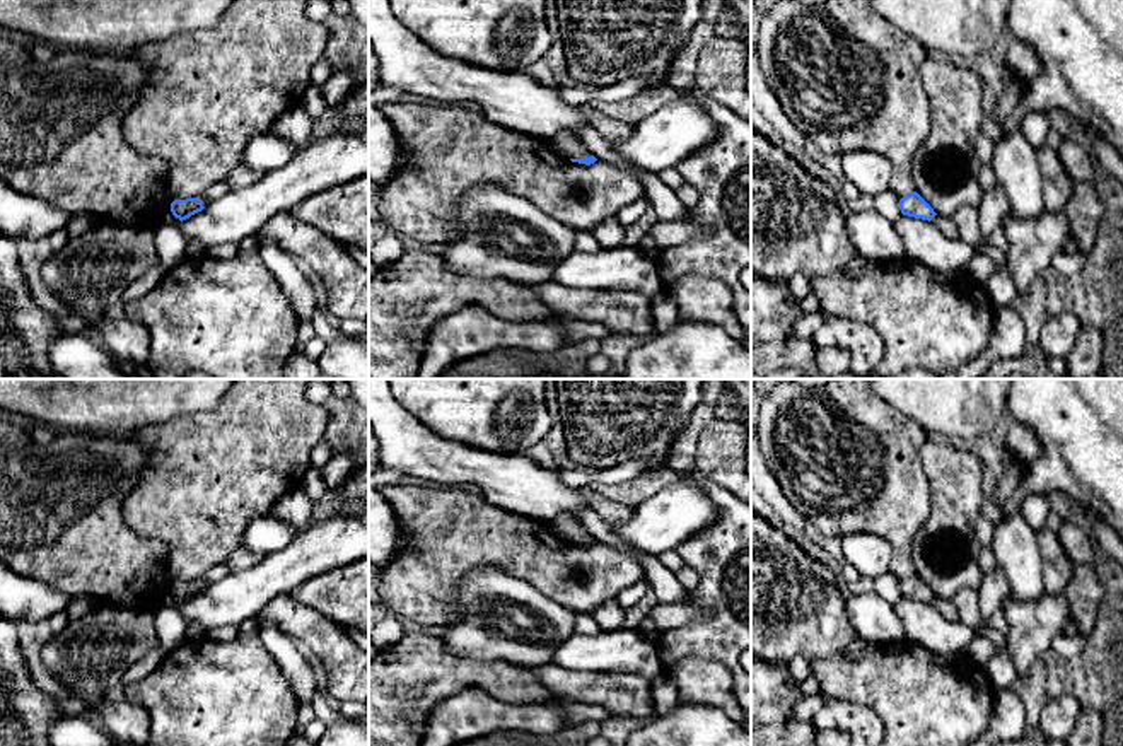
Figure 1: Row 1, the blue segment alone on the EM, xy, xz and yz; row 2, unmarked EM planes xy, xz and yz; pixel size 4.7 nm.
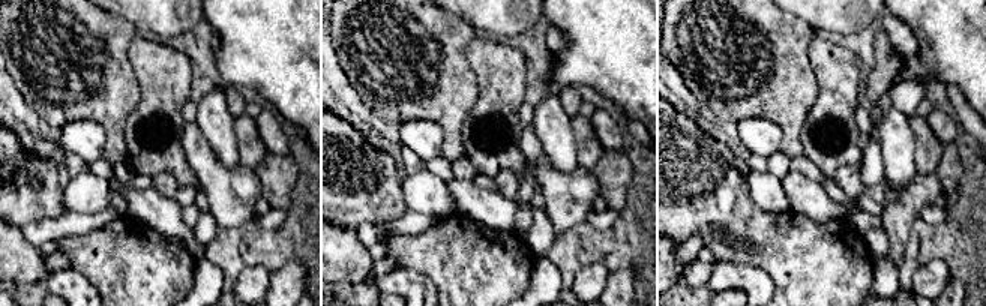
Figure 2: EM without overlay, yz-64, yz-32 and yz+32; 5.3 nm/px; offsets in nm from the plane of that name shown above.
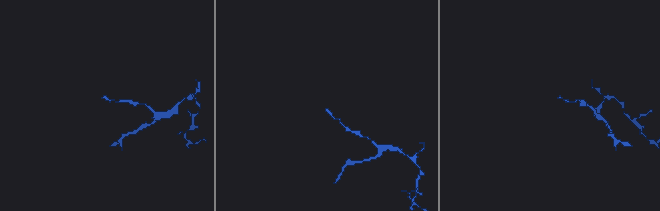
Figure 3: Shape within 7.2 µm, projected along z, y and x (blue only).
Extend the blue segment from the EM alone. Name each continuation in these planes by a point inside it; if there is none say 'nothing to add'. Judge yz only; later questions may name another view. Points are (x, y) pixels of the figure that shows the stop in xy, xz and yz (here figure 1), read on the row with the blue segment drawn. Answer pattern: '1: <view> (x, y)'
nothing to add

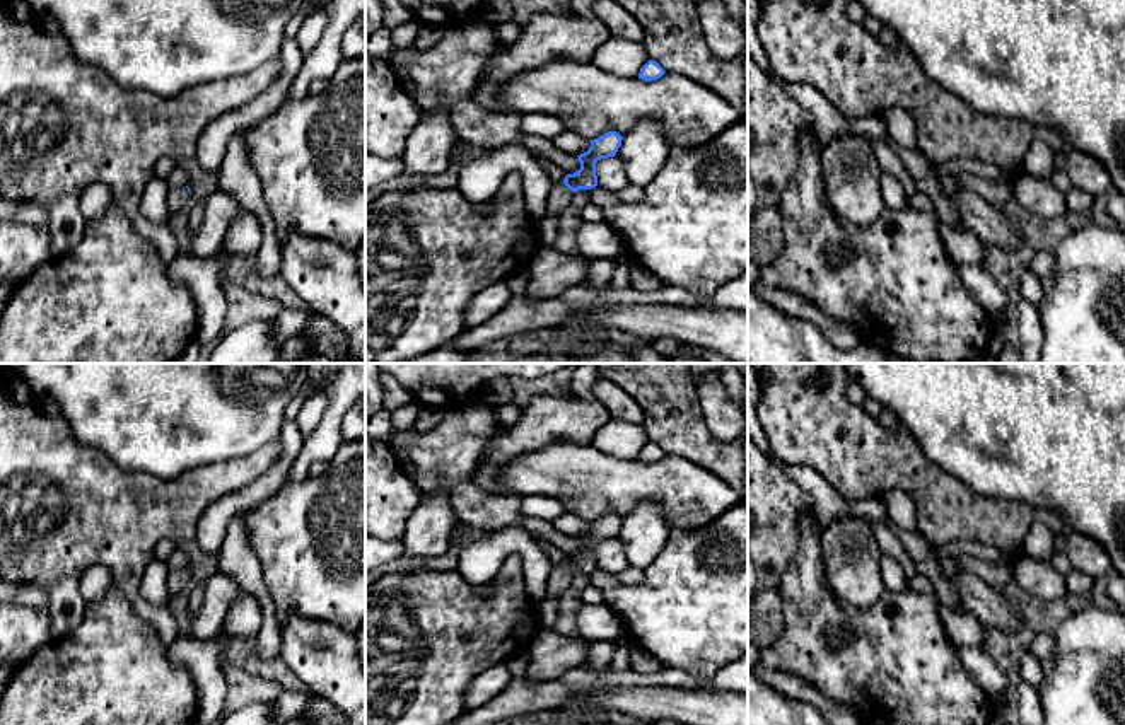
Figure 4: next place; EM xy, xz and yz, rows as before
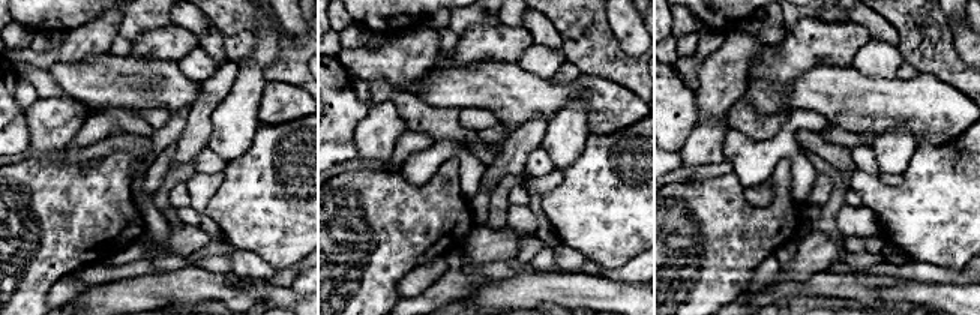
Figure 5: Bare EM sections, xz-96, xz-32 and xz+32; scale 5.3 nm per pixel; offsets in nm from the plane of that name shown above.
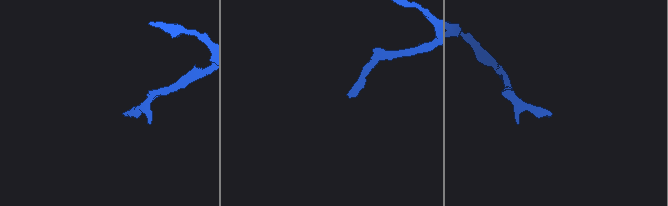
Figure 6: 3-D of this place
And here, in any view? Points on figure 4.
1: xz (560, 195)

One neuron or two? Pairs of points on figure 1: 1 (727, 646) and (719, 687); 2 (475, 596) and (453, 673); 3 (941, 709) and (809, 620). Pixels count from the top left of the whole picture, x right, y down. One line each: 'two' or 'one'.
1: two
2: two
3: one

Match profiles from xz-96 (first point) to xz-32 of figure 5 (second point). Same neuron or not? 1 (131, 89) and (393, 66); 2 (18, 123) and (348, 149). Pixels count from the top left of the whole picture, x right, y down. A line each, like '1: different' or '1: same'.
1: different
2: same

